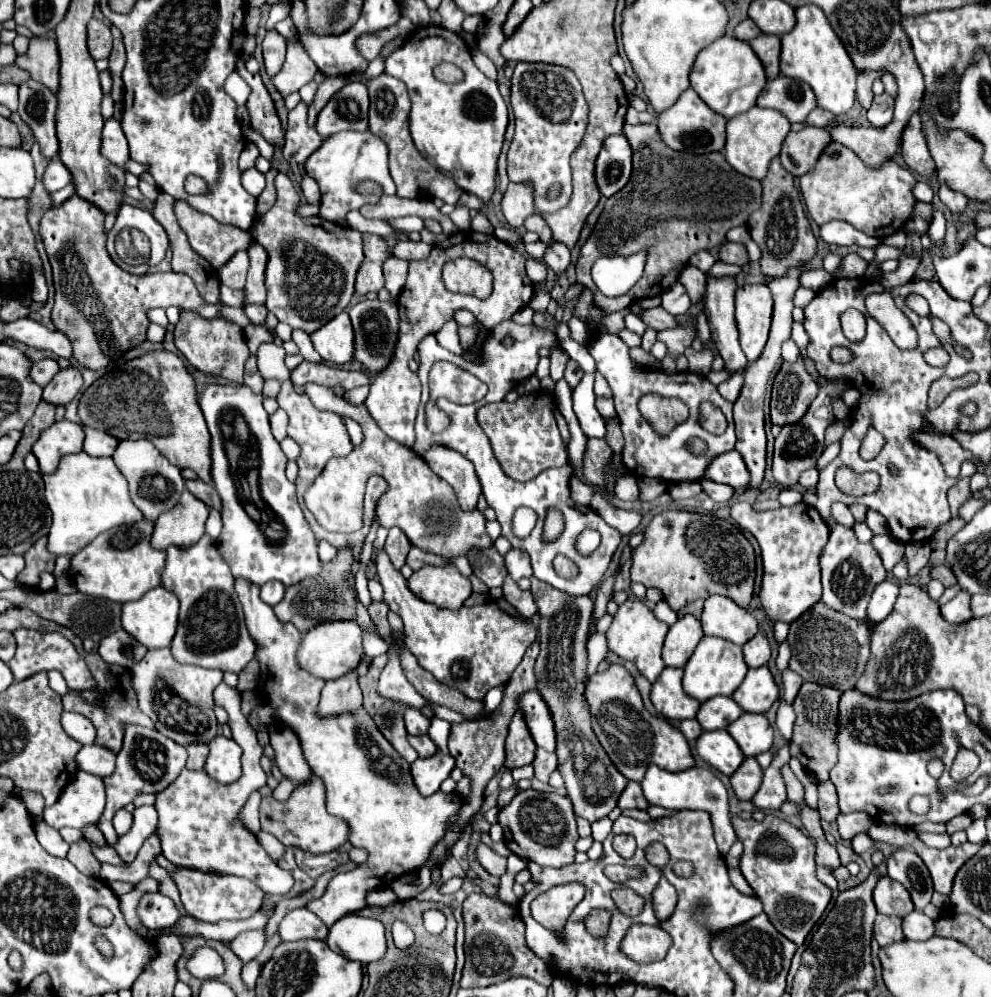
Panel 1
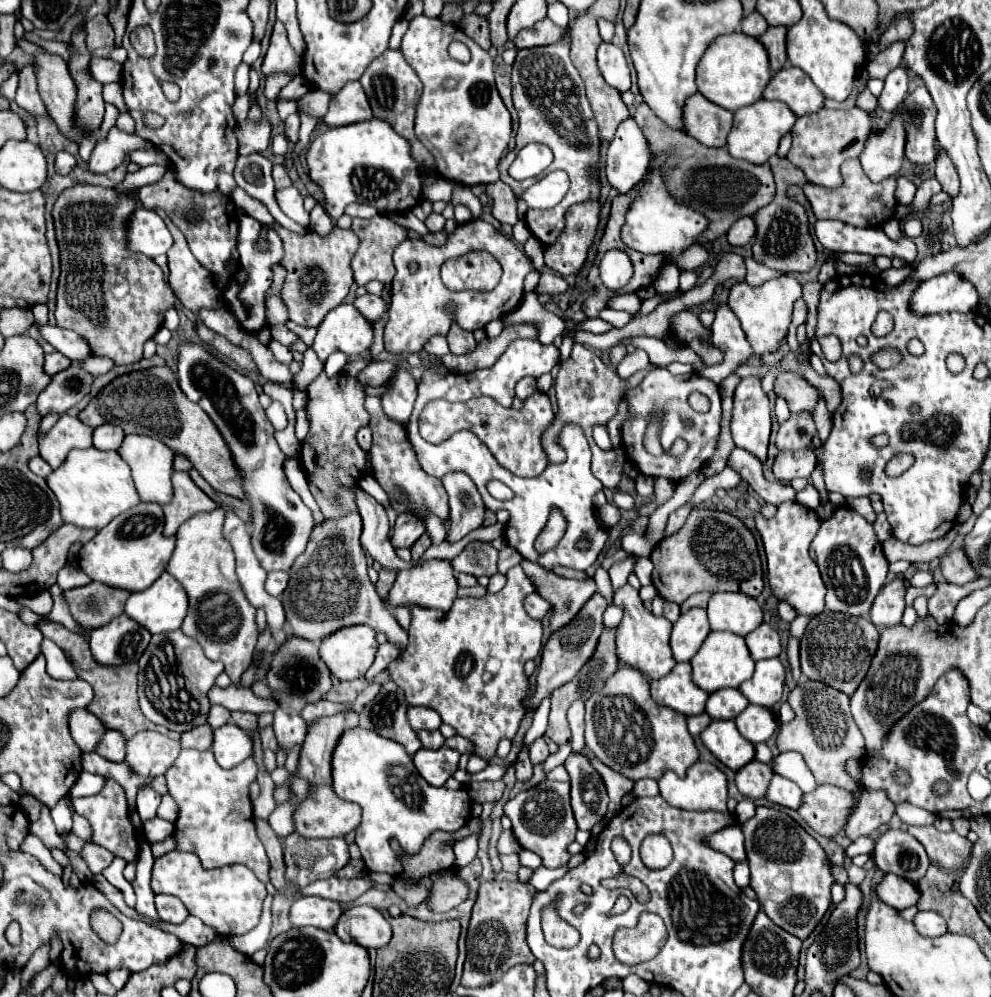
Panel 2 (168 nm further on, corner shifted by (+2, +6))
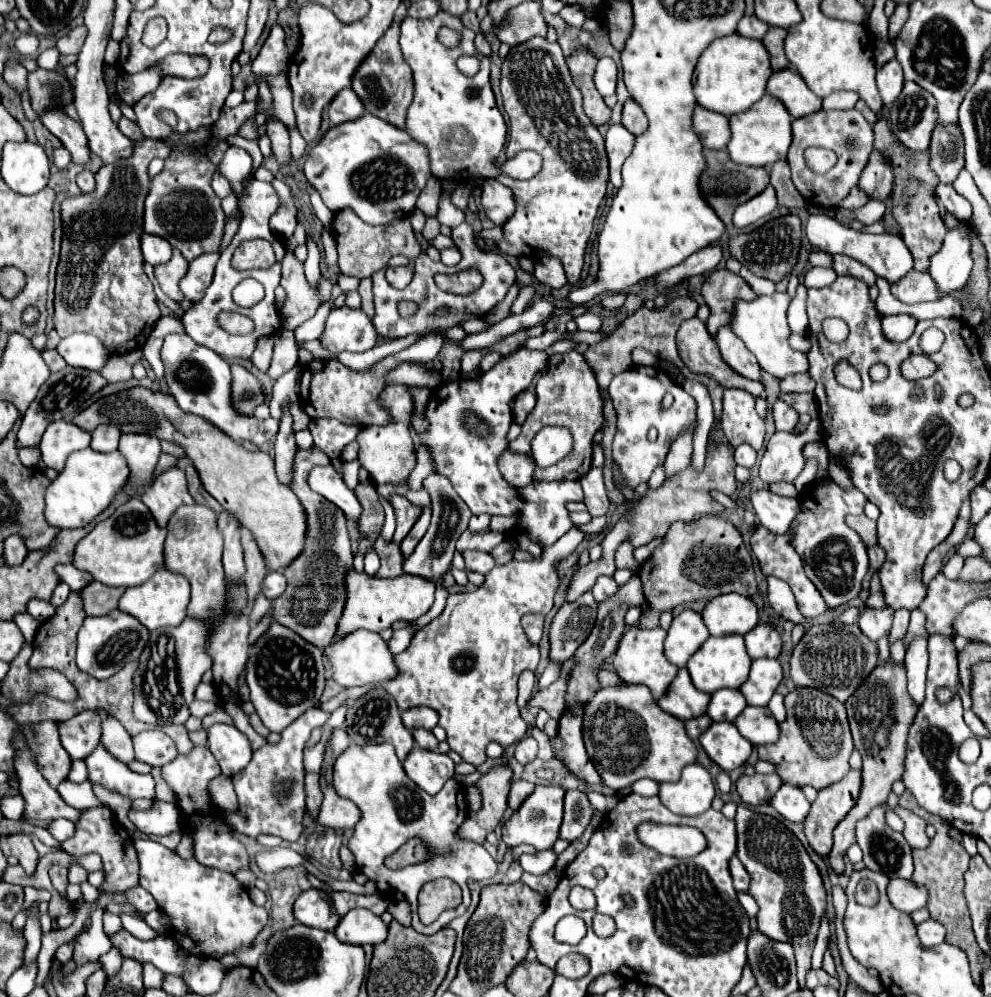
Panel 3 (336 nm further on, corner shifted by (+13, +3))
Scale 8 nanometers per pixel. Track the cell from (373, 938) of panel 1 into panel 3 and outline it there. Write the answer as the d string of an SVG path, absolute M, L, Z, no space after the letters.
M354 908L340 920L334 934L340 942L348 944L380 944L388 934L388 926L370 910Z

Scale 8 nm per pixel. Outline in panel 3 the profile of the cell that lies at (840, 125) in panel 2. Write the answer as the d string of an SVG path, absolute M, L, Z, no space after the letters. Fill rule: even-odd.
M818 110L814 114L796 118L792 122L792 132L794 132L794 140L788 150L788 164L792 168L794 186L804 194L804 198L810 204L822 208L836 208L848 196L848 192L858 184L858 178L874 150L872 126L858 110ZM810 146L834 150L838 156L834 168L824 174L812 172L804 162L804 150Z

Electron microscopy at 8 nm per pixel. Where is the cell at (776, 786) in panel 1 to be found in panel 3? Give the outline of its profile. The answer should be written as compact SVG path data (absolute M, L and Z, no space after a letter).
M782 784L782 788L776 792L770 804L790 822L804 822L812 806L800 788L792 788L790 784Z

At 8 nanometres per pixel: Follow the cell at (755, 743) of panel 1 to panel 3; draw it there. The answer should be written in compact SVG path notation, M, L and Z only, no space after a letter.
M748 706L734 722L740 734L750 740L754 746L760 744L774 744L780 738L780 726L766 708Z

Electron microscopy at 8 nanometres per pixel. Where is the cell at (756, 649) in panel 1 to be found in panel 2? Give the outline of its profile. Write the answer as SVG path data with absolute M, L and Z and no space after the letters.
M761 623L759 629L751 631L751 635L747 635L745 641L747 641L747 647L749 647L753 661L777 657L781 651L781 641L779 641L777 631L765 623Z

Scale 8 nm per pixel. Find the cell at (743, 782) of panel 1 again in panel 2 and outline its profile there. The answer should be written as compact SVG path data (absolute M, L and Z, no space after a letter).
M753 759L751 763L747 763L745 767L741 767L735 773L735 783L737 783L737 789L745 797L759 799L759 797L765 795L771 777L773 777L771 767L765 765L765 763L759 763L757 759Z

